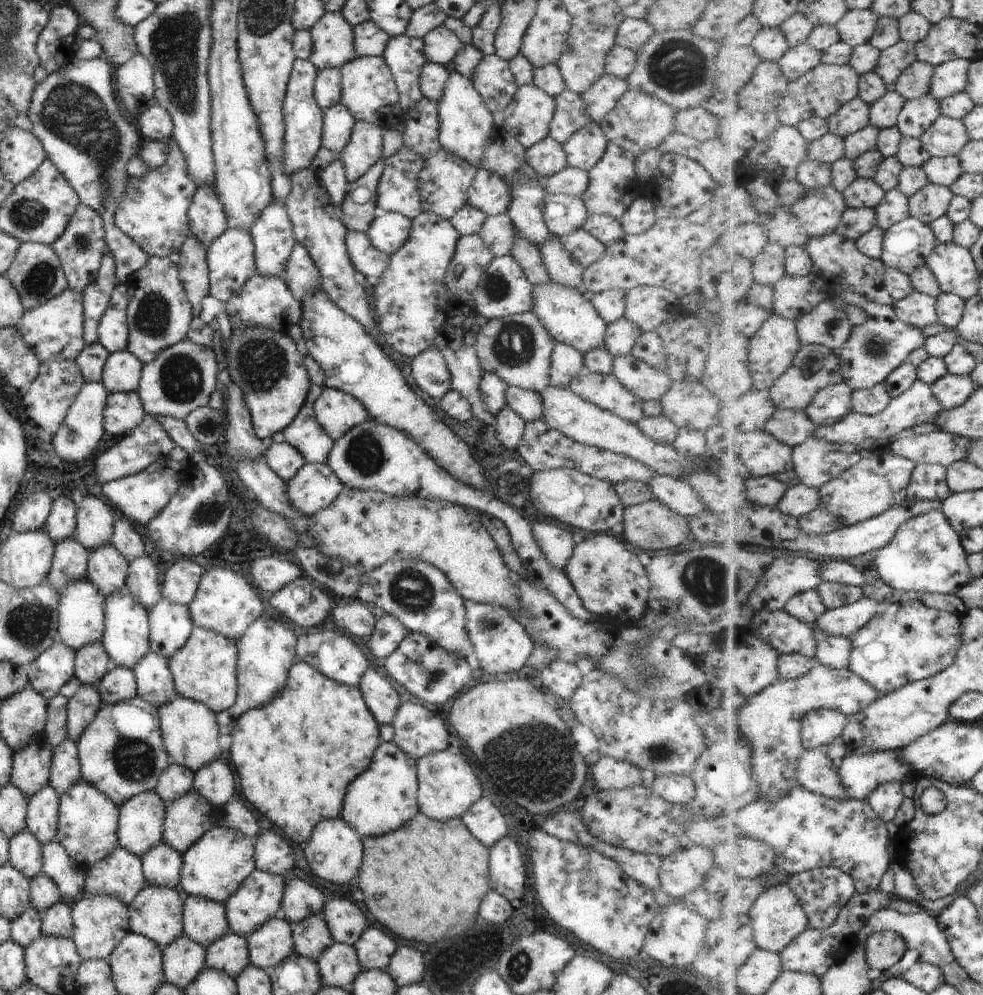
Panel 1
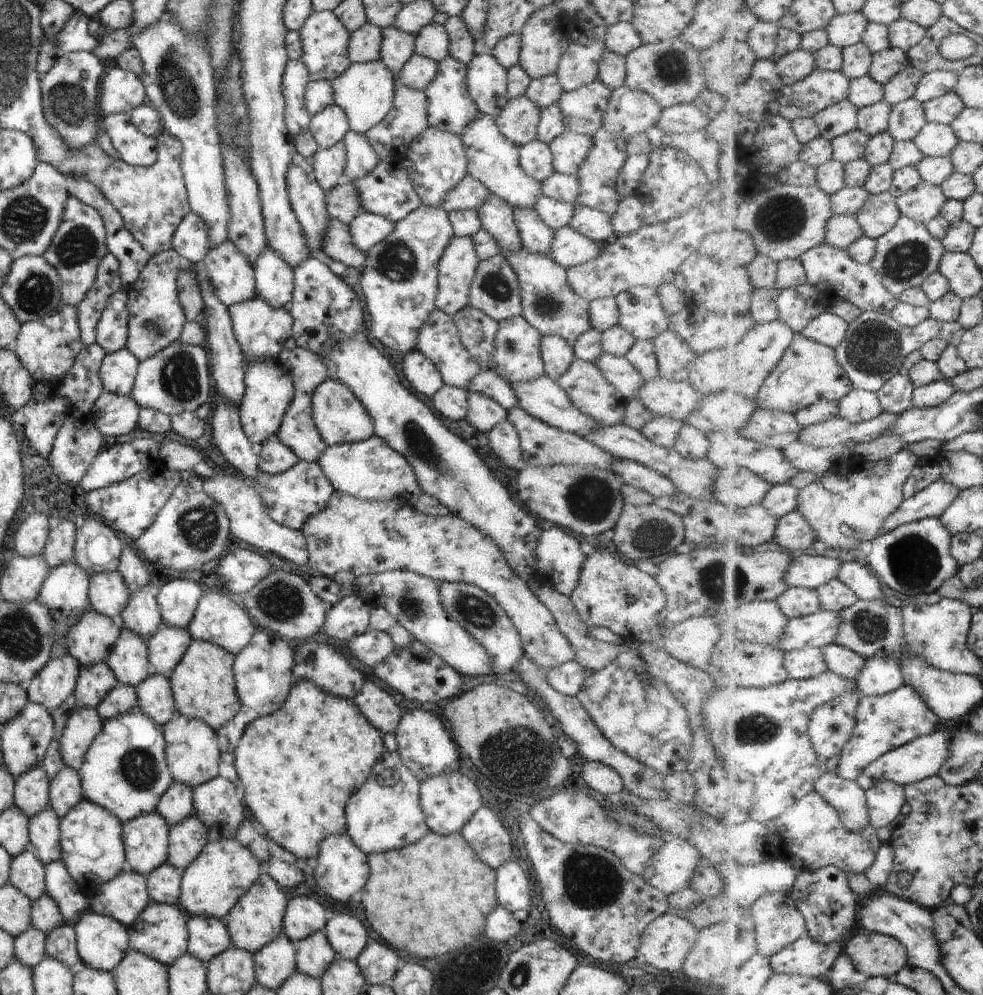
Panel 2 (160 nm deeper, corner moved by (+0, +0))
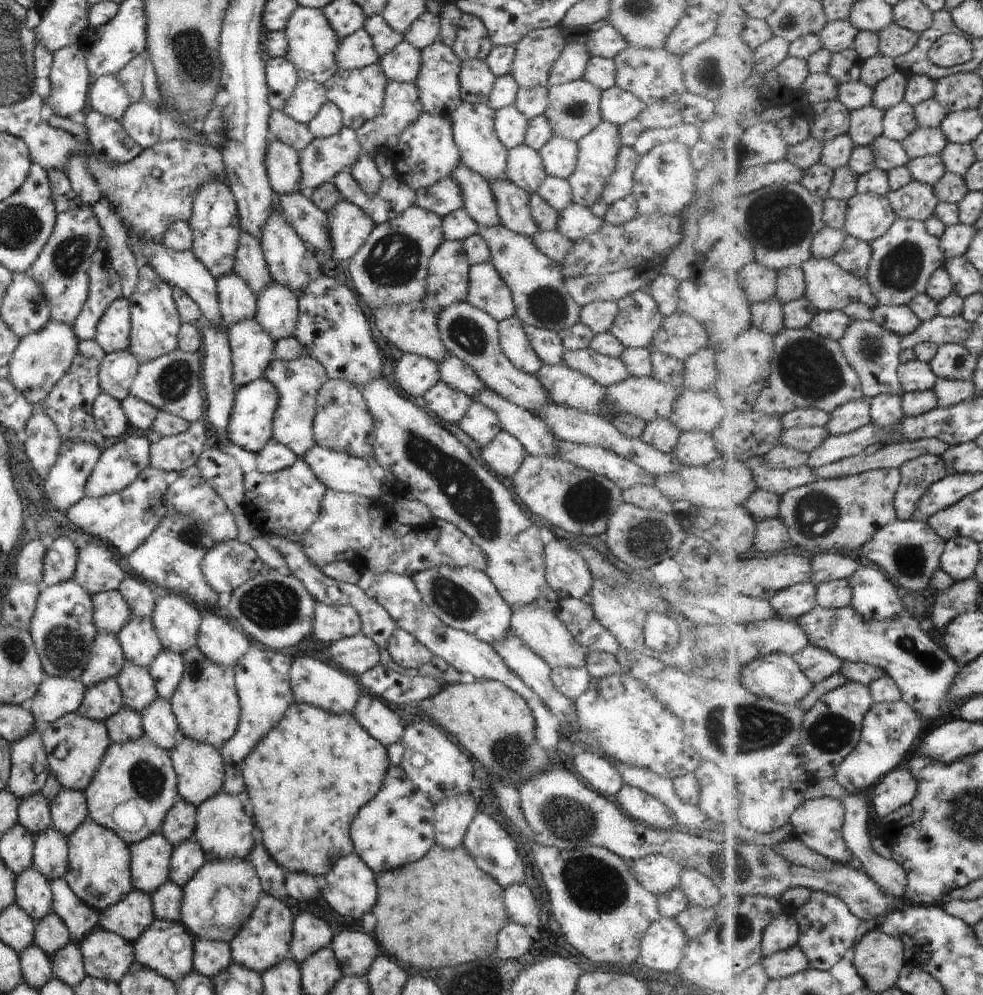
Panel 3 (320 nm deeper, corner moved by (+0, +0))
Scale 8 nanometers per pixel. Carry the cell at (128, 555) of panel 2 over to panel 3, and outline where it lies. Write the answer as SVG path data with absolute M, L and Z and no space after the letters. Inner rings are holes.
M127 572L117 587L117 592L123 597L131 609L132 616L149 619L155 606L155 594L139 577Z

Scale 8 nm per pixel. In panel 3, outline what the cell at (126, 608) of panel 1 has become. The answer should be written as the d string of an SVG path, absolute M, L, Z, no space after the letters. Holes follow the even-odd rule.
M124 660L123 668L114 678L118 684L122 704L139 713L157 696L147 669L131 665Z

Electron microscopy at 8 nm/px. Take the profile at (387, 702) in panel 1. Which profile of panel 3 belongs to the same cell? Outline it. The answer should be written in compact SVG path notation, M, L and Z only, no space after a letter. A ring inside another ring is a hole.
M373 695L358 696L350 713L359 726L383 746L400 740L404 727L385 701Z

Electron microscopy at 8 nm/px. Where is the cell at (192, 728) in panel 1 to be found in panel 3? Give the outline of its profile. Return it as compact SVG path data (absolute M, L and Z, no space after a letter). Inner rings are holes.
M177 732L179 738L168 752L172 769L176 774L177 798L192 804L194 807L221 791L223 784L223 763L219 751L211 745L188 739Z

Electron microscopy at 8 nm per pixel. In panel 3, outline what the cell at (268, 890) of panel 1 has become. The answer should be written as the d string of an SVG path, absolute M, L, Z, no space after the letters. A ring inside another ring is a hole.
M261 894L256 900L255 908L247 922L235 933L228 942L230 946L231 963L261 974L274 967L289 955L288 948L291 940L291 923L294 916L287 907L279 901L279 896Z

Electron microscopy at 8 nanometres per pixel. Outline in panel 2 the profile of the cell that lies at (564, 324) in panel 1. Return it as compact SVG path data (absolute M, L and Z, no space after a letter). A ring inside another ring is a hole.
M525 248L517 252L504 254L509 268L515 270L519 282L519 298L521 298L521 314L542 336L555 335L572 344L583 334L591 330L589 324L589 308L587 300L573 292L567 281L566 270L552 259L531 254Z

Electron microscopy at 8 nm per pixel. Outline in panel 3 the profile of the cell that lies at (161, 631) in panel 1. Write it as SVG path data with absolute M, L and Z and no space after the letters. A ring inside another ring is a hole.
M163 648L159 651L159 654L147 668L157 696L168 702L176 684L182 677L183 669L184 666L178 654Z

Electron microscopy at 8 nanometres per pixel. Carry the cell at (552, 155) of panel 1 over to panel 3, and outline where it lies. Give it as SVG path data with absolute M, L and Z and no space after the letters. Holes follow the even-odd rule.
M523 144L506 151L505 178L523 192L532 195L535 193L535 189L539 188L541 180L547 176L537 151Z

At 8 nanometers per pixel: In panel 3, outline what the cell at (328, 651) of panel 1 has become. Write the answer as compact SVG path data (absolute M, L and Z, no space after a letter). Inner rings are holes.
M310 657L292 660L288 668L288 687L295 703L307 703L333 714L350 713L359 696L359 688L354 676L347 675L340 668Z

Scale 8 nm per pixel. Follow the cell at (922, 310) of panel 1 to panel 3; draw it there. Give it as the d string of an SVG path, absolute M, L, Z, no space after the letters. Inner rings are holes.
M879 304L874 308L872 320L902 337L915 332L922 325L922 320L917 313L907 305Z

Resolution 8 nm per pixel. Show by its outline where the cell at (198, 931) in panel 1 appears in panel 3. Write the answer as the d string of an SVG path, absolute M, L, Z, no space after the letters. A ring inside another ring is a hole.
M194 938L192 970L212 979L231 964L230 946L219 941Z

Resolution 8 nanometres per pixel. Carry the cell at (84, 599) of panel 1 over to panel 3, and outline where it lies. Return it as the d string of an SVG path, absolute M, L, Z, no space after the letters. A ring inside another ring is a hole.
M96 628L96 637L89 649L87 666L78 678L87 688L109 677L115 678L124 665L124 654L118 640Z

